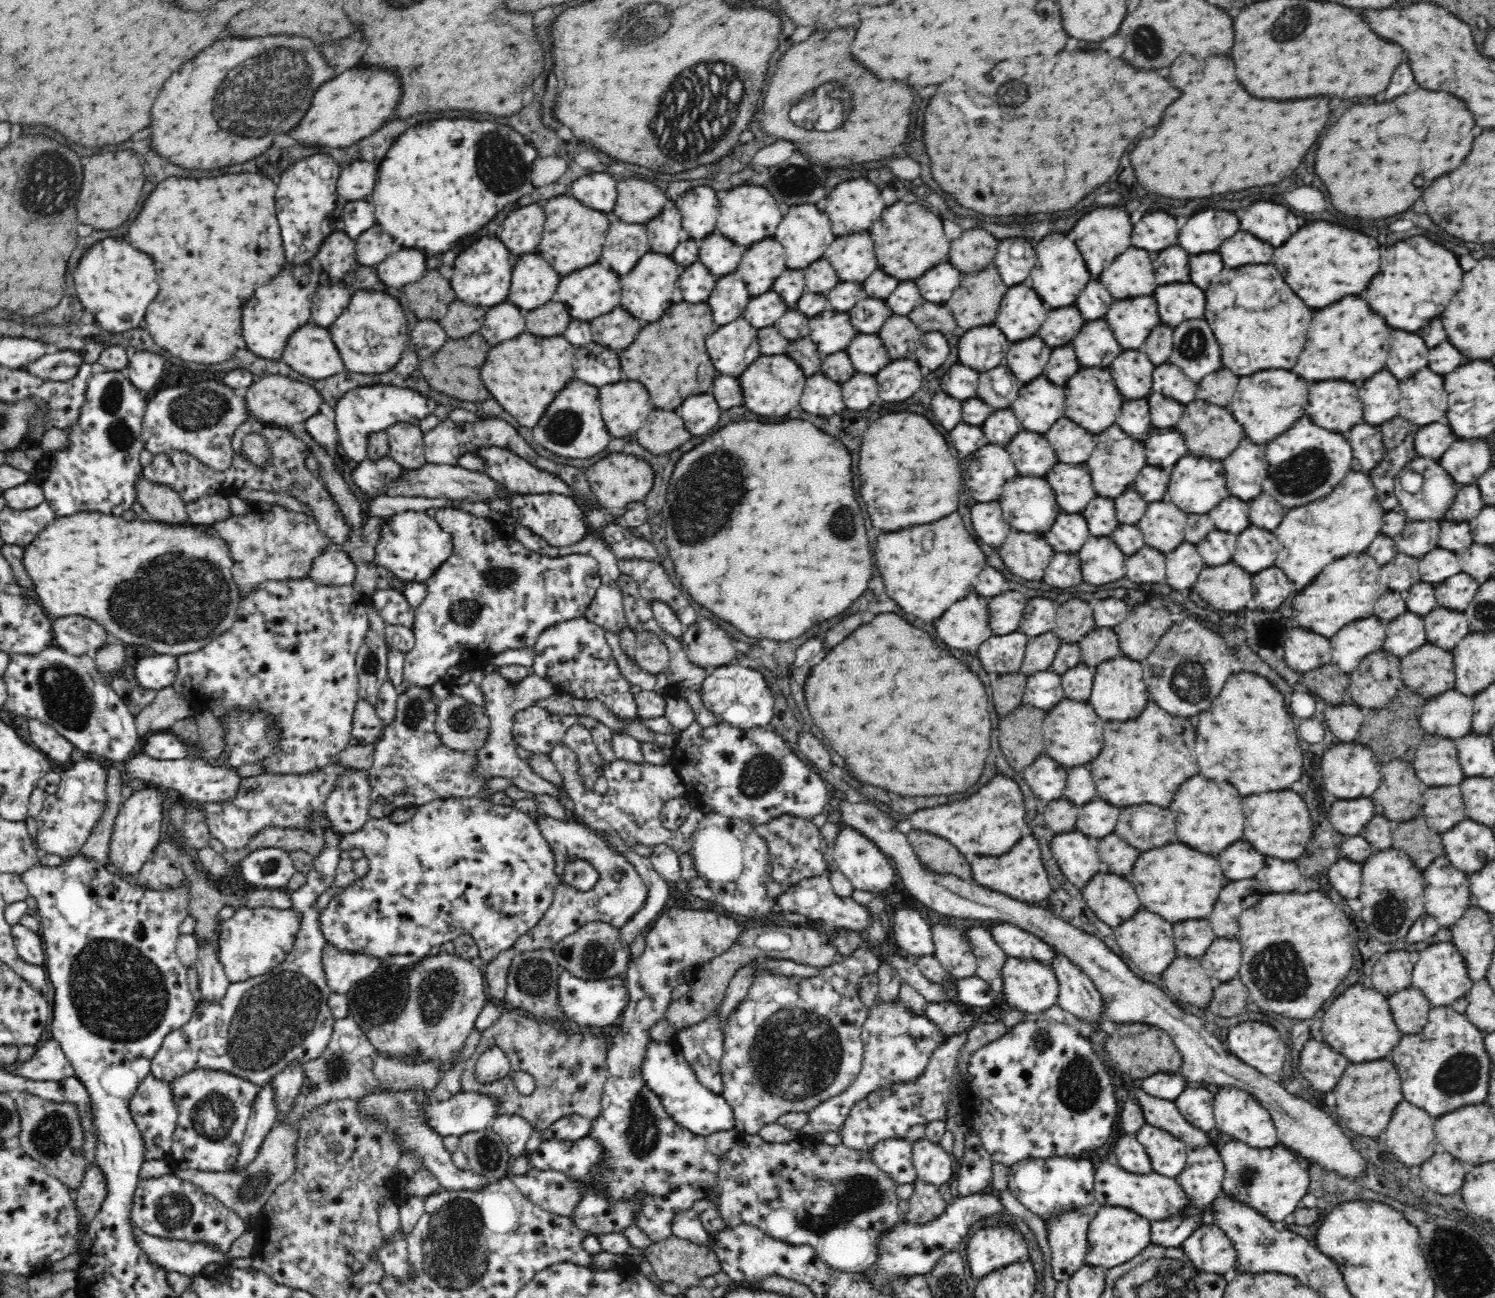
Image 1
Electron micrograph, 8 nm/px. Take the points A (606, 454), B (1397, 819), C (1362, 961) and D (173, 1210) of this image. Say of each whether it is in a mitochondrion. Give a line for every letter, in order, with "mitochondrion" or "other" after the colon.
A: other
B: other
C: other
D: mitochondrion

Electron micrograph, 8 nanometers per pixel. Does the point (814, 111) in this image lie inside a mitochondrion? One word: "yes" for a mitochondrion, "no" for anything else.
yes

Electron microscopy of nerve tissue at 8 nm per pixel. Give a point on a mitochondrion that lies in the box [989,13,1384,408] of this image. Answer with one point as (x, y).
(1148, 53)

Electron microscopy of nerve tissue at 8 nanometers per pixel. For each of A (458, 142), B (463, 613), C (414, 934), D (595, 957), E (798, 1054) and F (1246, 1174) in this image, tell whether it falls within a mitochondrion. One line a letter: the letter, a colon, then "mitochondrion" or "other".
A: mitochondrion
B: mitochondrion
C: other
D: mitochondrion
E: mitochondrion
F: mitochondrion

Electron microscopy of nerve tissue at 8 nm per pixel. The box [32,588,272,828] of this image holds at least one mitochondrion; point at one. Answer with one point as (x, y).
(67, 698)

